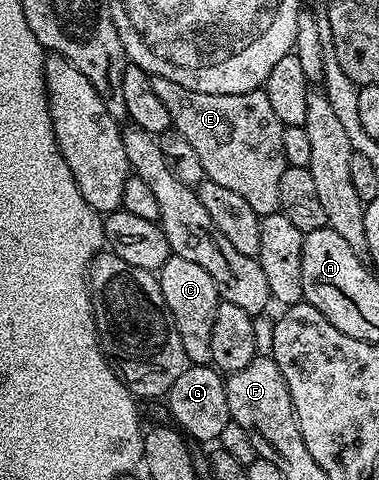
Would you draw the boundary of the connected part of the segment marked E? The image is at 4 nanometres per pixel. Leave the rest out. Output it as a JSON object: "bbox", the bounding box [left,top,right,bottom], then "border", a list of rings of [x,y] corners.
{"bbox":[151,77,287,218],"border":[[[151,77],[153,91],[161,98],[161,103],[171,116],[172,126],[197,151],[197,159],[201,159],[206,180],[221,183],[221,187],[241,195],[253,211],[257,211],[260,218],[278,213],[280,194],[280,180],[282,173],[287,169],[285,151],[281,151],[281,135],[284,125],[273,111],[269,103],[269,95],[262,89],[254,89],[248,93],[226,93],[225,95],[209,95],[201,91],[189,91],[189,87],[181,87],[181,83],[173,83],[173,79],[164,77]]]}

